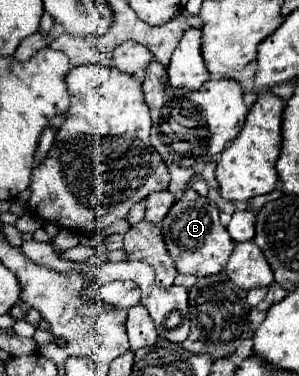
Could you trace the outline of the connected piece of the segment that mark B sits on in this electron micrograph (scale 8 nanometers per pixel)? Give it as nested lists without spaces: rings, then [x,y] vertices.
[[[187,189],[173,203],[169,215],[165,215],[159,227],[167,251],[175,261],[177,273],[203,277],[203,275],[215,275],[225,269],[225,263],[233,251],[233,239],[229,237],[227,229],[219,223],[219,211],[207,197],[201,197],[193,189]]]

